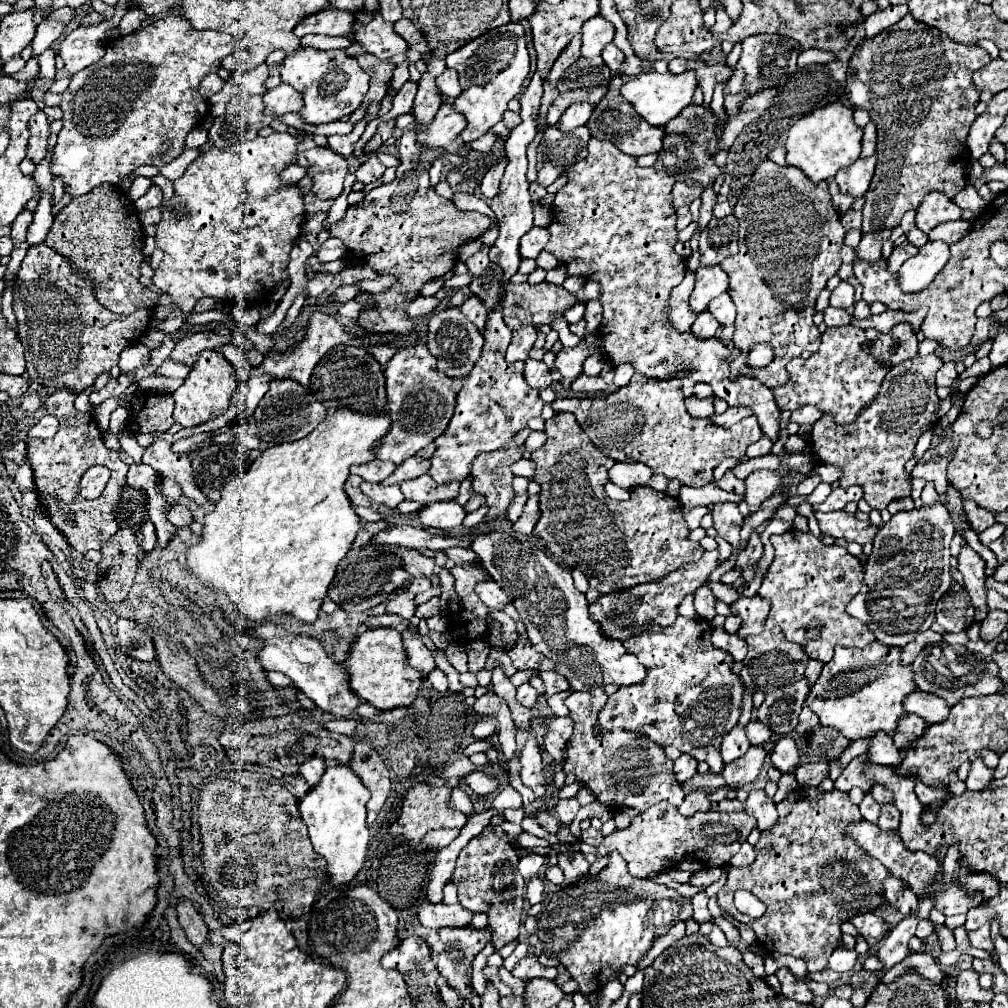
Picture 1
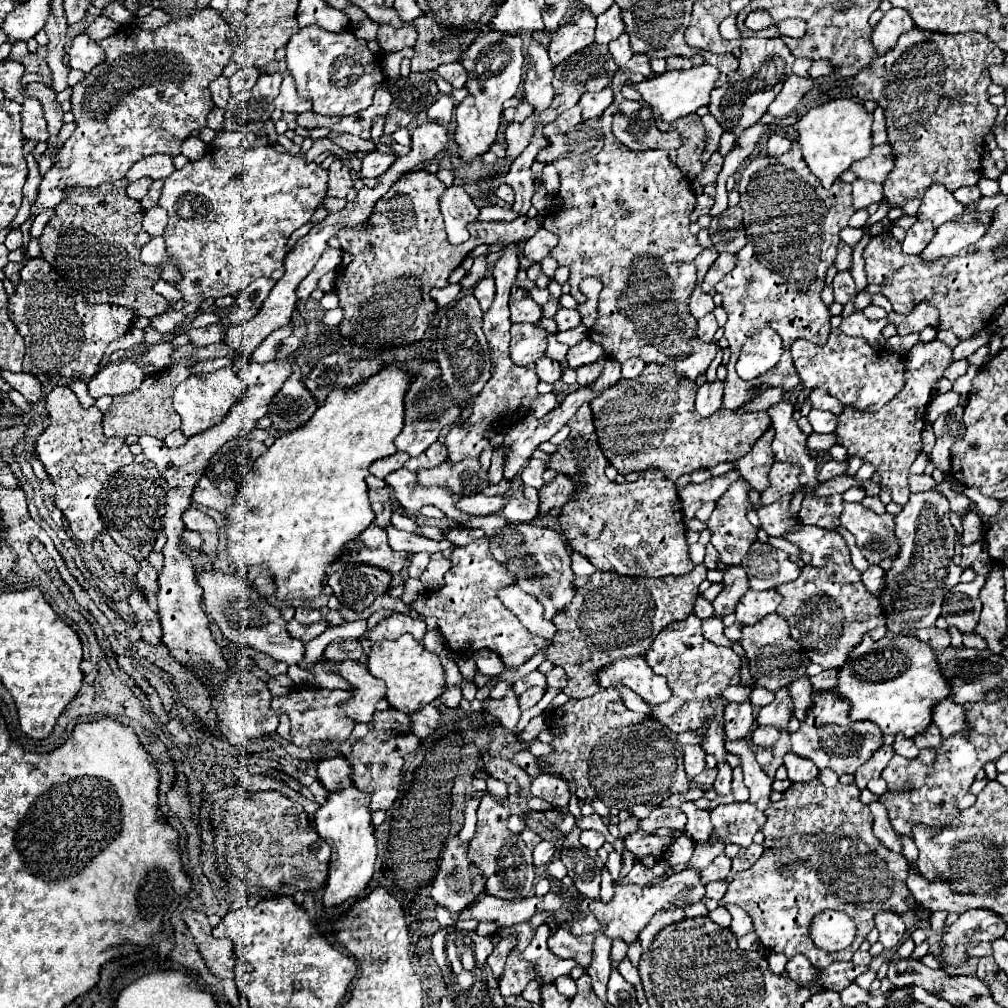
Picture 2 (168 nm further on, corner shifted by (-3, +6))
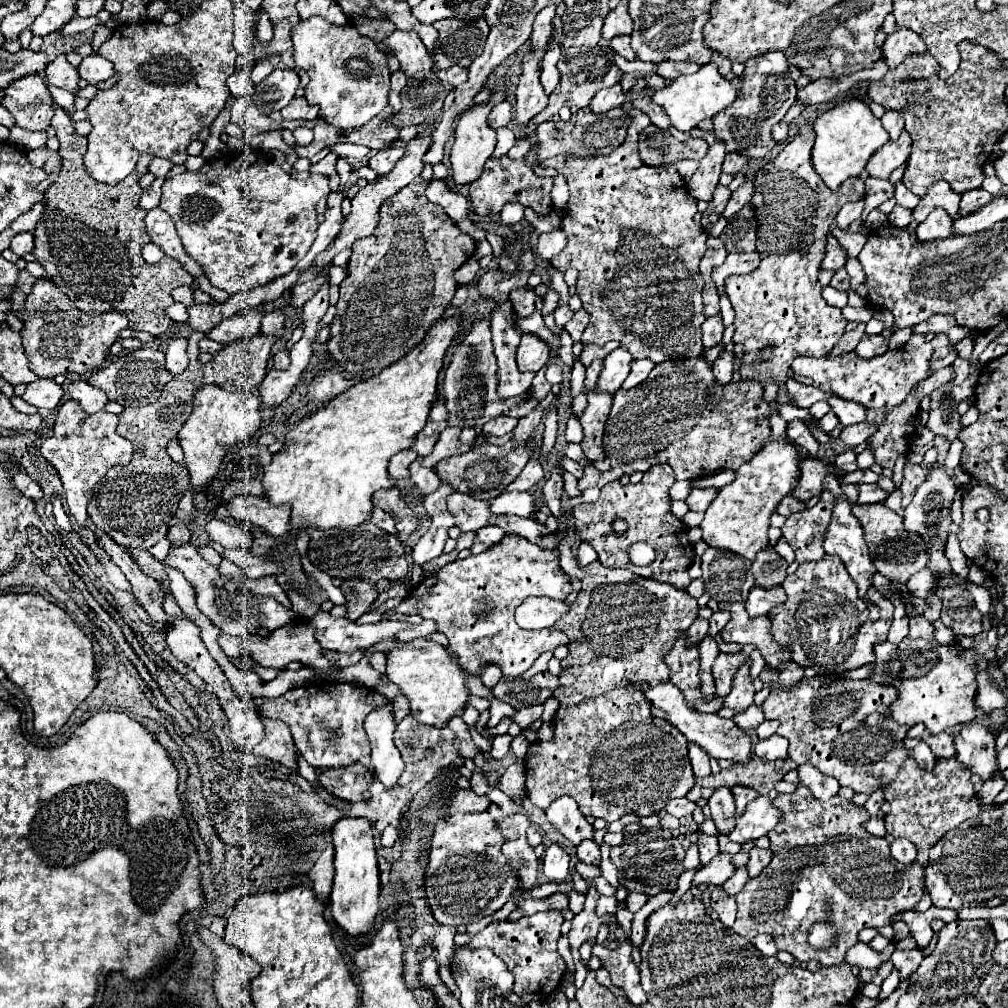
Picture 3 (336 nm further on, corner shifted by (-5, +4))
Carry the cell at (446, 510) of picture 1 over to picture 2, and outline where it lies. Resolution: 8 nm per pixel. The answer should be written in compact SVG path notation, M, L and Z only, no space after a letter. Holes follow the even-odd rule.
M473 494L473 496L463 496L457 500L455 504L461 512L465 514L495 514L497 510L501 510L505 506L505 498L503 496L485 496L485 494Z

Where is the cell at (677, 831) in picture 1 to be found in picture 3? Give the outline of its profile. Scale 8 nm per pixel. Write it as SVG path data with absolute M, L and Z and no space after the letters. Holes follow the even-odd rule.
M759 796L747 806L747 812L743 816L737 816L735 830L731 832L729 838L739 844L757 840L761 836L767 836L771 828L779 824L781 818L783 812L771 804L769 796Z

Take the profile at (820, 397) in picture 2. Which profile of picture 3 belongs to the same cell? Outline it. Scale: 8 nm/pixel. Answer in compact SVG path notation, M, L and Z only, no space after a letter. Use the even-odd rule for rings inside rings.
M833 396L833 398L829 398L827 402L829 402L831 410L837 414L839 422L841 422L843 426L861 424L861 422L865 422L865 418L867 418L867 410L863 408L863 404L847 402L847 400L839 398L839 396Z

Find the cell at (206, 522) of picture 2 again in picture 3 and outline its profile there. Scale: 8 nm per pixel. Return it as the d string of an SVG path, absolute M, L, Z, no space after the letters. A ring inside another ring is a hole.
M209 520L205 526L211 540L219 542L223 548L239 548L243 552L251 552L253 548L253 532L241 526L231 526L221 520Z

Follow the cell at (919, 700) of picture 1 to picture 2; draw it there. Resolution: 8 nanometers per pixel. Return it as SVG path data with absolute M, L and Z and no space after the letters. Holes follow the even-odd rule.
M947 698L943 702L937 702L931 710L931 718L939 726L943 738L949 738L951 734L965 730L963 706L955 704L951 698Z

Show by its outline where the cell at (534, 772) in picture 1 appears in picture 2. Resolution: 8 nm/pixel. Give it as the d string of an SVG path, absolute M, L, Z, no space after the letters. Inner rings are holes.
M539 774L531 778L531 794L537 798L543 798L563 814L567 812L565 808L569 804L569 788L563 778L553 774Z

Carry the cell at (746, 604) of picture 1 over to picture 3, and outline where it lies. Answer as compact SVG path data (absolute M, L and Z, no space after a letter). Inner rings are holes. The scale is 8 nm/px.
M755 584L749 592L749 598L745 602L745 610L749 612L751 618L759 616L759 614L767 614L773 606L785 602L785 592L781 586L775 588L761 588L759 584Z

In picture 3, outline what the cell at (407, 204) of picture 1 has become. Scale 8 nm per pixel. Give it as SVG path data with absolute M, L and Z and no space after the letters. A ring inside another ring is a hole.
M415 180L403 188L403 192L397 192L381 206L377 230L353 244L353 254L347 266L349 274L339 286L341 298L337 302L337 318L329 326L331 336L327 340L331 358L347 374L379 372L405 356L413 346L417 346L425 338L431 324L443 316L445 308L455 296L457 282L453 278L453 272L475 252L473 238L463 234L443 212L443 208L427 200L425 188L427 182Z

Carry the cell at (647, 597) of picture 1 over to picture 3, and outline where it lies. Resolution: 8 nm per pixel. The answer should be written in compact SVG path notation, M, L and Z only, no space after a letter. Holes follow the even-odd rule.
M551 474L545 480L543 496L559 524L561 568L567 576L575 576L583 582L579 598L571 604L571 612L555 624L569 636L569 656L561 662L563 670L553 698L561 704L579 704L583 698L599 696L627 684L657 686L661 682L669 682L665 656L697 618L697 600L669 584L629 574L629 570L607 568L601 562L591 562L589 566L579 568L571 552L571 544L565 538L567 526L559 520L563 496L563 478L559 474Z

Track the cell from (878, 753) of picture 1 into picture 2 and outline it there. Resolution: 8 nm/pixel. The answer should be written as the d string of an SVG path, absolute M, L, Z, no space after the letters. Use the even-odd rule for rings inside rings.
M897 734L895 742L893 742L893 752L899 756L905 756L905 758L915 758L919 754L919 748L913 744L913 740L905 738L903 734Z

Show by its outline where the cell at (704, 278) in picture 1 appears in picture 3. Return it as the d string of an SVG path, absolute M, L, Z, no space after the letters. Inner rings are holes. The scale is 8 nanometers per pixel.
M733 252L733 254L727 256L723 266L713 268L711 278L721 288L727 276L731 276L731 274L749 274L749 272L759 268L759 262L761 262L759 252Z

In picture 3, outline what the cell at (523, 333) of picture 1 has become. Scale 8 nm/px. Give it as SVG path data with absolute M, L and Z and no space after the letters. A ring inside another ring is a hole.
M523 334L521 344L517 348L517 364L521 364L521 372L537 372L549 360L549 344L533 334Z

